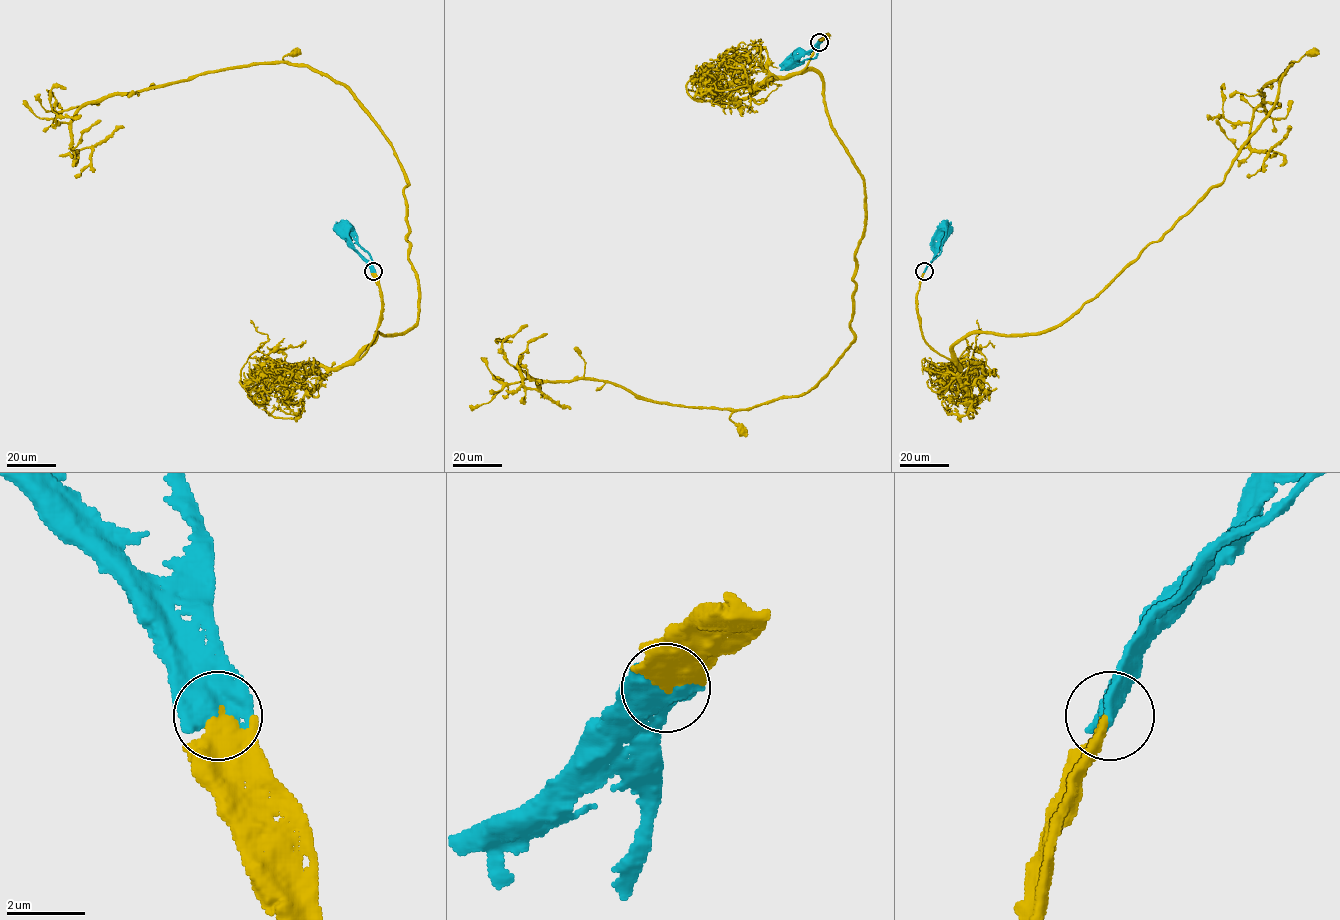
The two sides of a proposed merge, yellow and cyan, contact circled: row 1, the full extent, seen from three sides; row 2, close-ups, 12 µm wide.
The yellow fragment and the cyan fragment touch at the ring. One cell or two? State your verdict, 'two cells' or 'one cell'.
one cell

